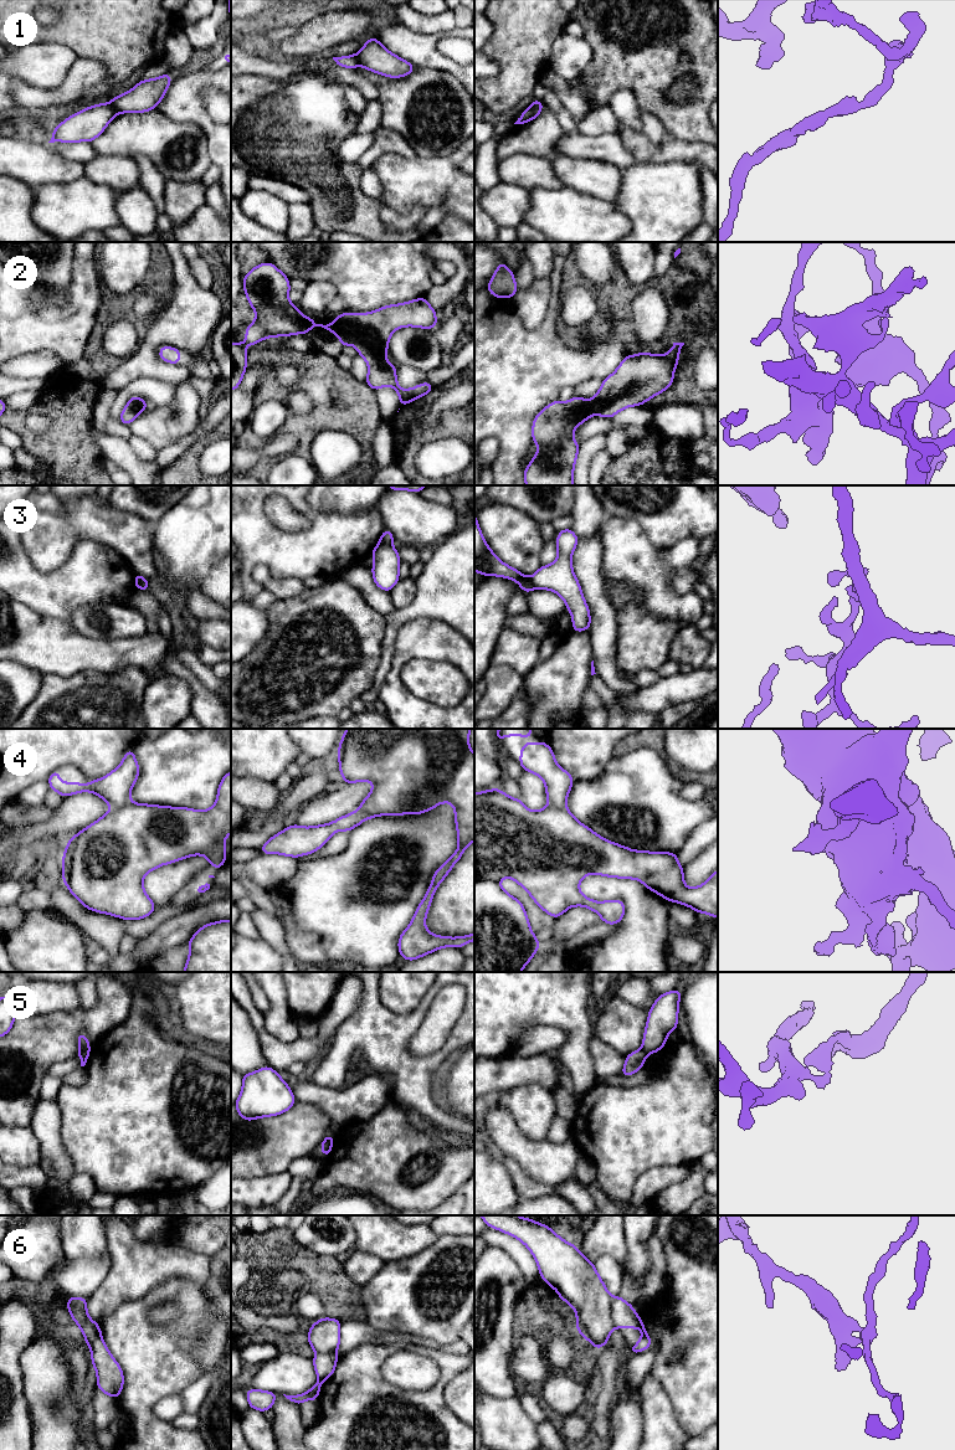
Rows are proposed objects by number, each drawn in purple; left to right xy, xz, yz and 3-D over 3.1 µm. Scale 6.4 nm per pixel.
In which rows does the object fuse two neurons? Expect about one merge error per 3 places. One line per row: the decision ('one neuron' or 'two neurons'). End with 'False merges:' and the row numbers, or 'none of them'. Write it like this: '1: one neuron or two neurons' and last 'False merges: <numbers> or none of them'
1: two neurons
2: one neuron
3: two neurons
4: two neurons
5: two neurons
6: two neurons
False merges: 1, 3, 4, 5, 6

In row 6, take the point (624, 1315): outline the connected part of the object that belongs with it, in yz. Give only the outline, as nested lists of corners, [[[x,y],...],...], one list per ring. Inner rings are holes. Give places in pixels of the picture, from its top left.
[[[615,1296],[612,1302],[611,1317],[616,1328],[640,1328],[642,1336],[640,1341],[633,1346],[628,1347],[631,1354],[647,1351],[651,1346],[652,1338],[647,1333],[645,1323],[635,1311],[633,1306],[626,1302],[621,1296]]]

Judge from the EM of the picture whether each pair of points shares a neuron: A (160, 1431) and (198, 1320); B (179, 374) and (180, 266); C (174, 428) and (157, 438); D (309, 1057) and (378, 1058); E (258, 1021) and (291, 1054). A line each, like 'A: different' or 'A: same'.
A: same
B: same
C: same
D: different
E: same

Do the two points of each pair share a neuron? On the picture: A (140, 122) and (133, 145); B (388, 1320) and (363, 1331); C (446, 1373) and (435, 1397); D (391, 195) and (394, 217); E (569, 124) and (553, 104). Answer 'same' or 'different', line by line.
A: same
B: different
C: same
D: different
E: same

